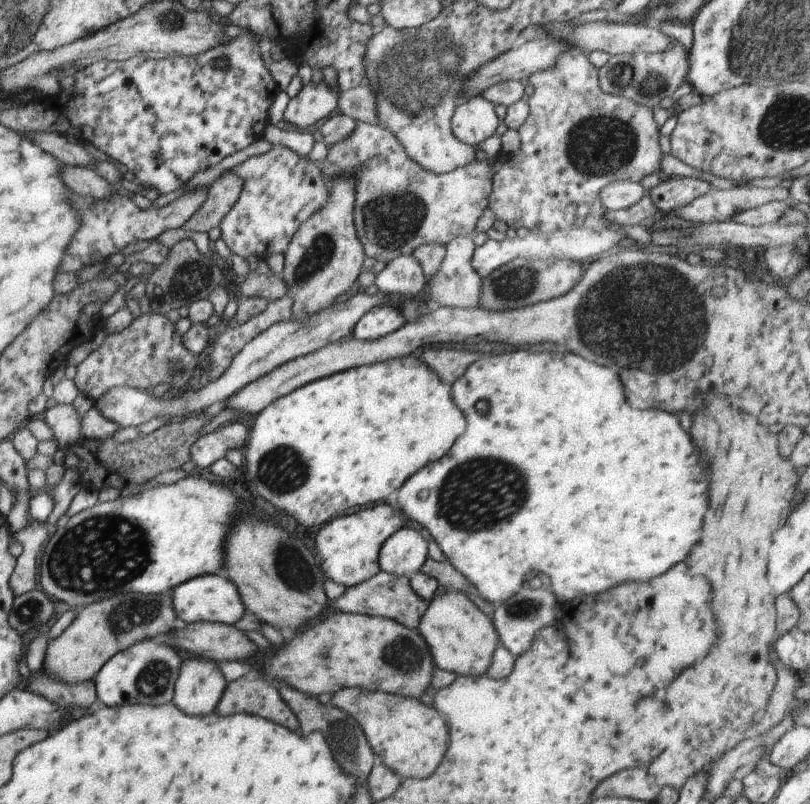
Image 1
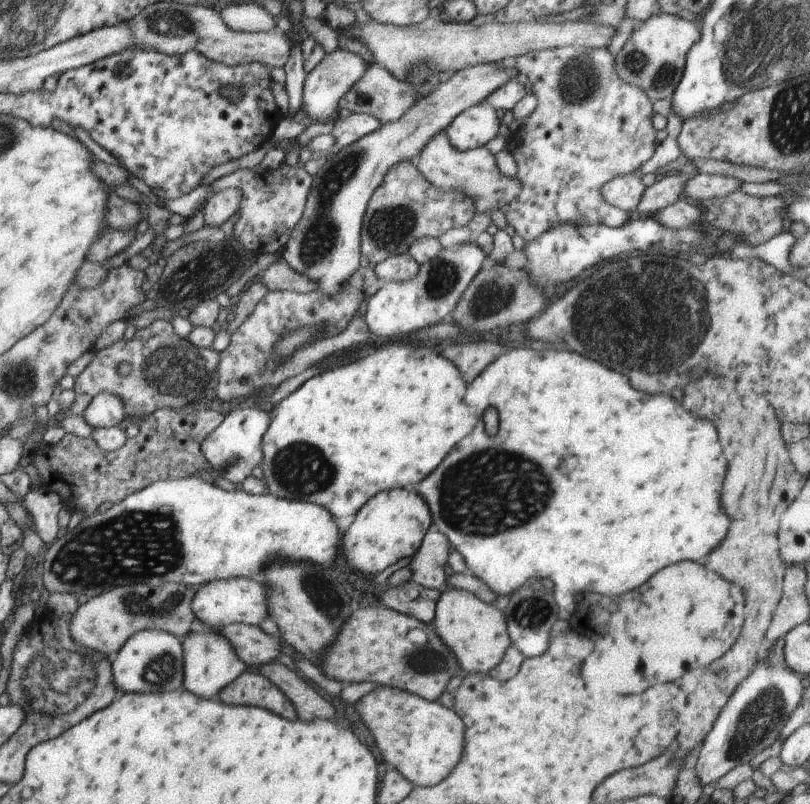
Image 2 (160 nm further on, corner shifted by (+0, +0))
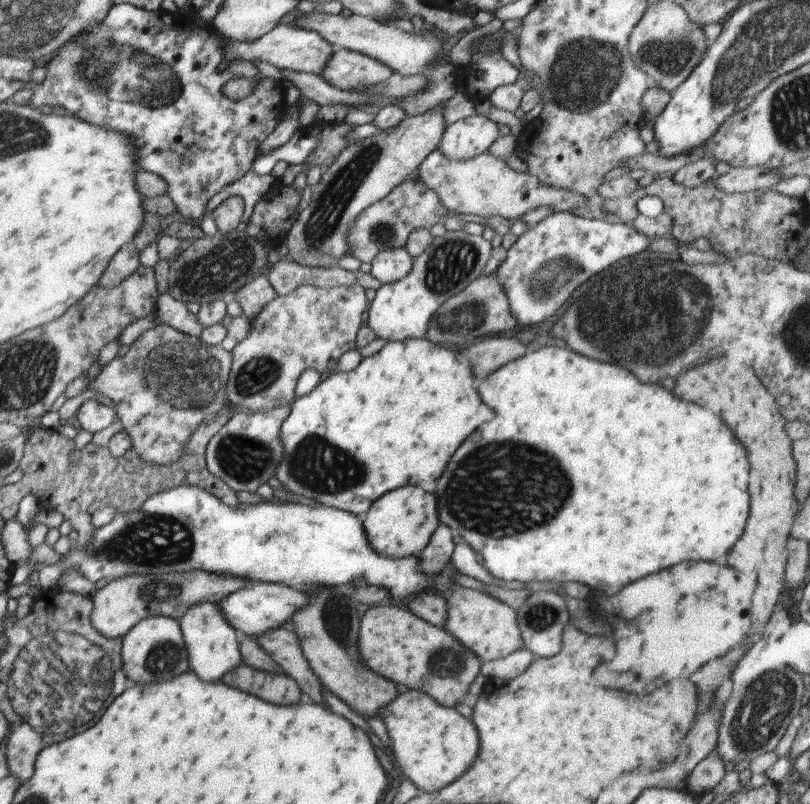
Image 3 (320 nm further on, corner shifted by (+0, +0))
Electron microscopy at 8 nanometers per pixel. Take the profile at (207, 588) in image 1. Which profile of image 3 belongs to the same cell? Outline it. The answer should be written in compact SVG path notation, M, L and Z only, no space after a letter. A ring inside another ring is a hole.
M253 581L252 585L241 588L225 597L218 606L222 615L230 623L230 626L239 633L248 637L258 637L262 633L281 627L288 618L309 604L309 595L298 591L284 583L271 583L268 581Z

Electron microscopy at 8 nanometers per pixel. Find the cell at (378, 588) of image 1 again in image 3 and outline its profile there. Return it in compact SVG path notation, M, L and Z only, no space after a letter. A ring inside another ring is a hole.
M426 592L414 596L411 602L406 603L406 606L422 620L442 628L447 623L447 599L446 596Z

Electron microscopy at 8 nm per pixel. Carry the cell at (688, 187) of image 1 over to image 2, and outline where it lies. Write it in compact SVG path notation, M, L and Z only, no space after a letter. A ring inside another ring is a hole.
M695 173L684 185L682 197L692 197L699 201L722 198L738 191L743 184L743 181L734 177Z

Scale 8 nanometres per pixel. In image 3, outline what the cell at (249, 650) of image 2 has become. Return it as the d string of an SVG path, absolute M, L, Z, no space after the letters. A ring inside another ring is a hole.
M278 627L262 633L256 640L278 663L280 671L295 679L307 699L326 705L322 702L323 684L304 656L301 642L294 631Z

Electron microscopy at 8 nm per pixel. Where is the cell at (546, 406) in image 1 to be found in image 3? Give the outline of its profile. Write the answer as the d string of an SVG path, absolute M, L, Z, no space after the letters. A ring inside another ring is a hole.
M545 346L538 349L538 352L530 352L530 354L524 355L524 358L518 358L510 364L506 364L504 368L500 368L498 372L494 372L488 380L484 380L484 384L480 386L480 396L482 400L494 410L494 420L490 422L484 422L484 426L480 430L476 430L472 436L470 436L470 444L464 442L456 452L454 456L450 458L442 478L438 480L438 486L436 482L430 489L436 495L437 509L439 522L447 524L456 534L460 534L480 556L482 563L488 569L488 572L500 578L500 580L506 580L506 582L580 582L580 584L587 584L591 589L596 592L600 592L604 595L615 595L619 593L624 587L627 587L630 583L635 583L637 580L643 579L648 575L654 574L654 572L660 572L664 568L670 568L678 562L684 562L684 560L722 560L730 550L732 546L736 544L736 540L740 540L742 532L744 532L744 522L748 520L748 508L750 508L750 496L748 496L748 472L750 472L750 462L748 462L748 456L746 456L746 450L744 446L736 440L734 432L724 424L724 420L716 414L712 414L710 410L706 410L704 406L698 406L698 404L692 404L692 402L684 402L684 400L678 400L672 396L672 392L668 392L666 388L658 386L658 384L642 384L628 368L622 368L622 366L616 366L616 364L604 364L604 362L598 362L598 360L590 360L586 356L580 356L572 350L564 350L564 348L556 348L556 346Z

